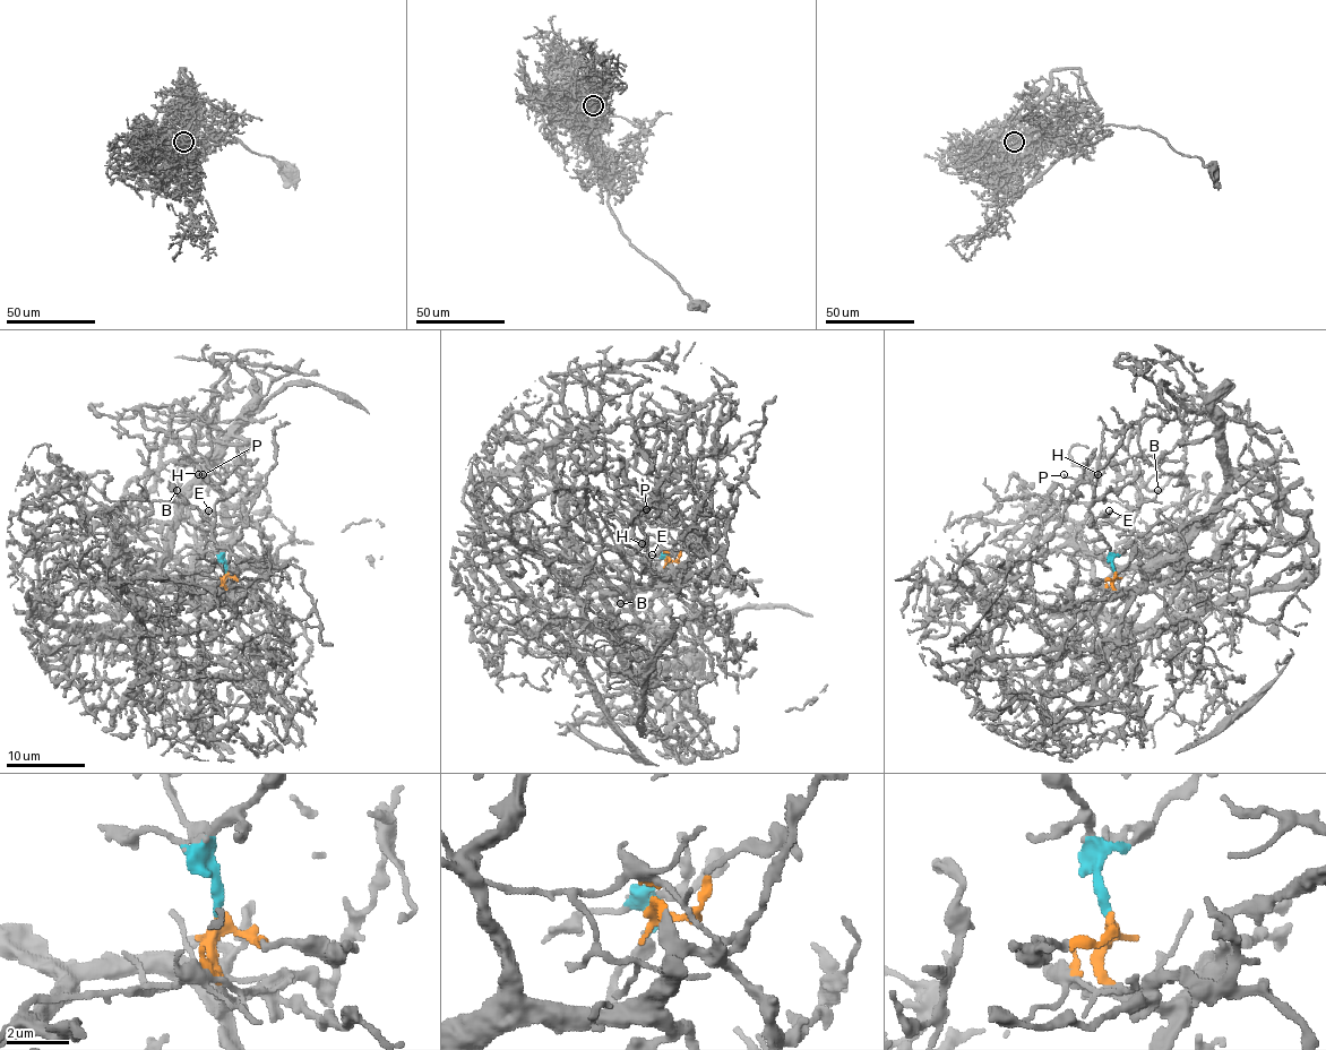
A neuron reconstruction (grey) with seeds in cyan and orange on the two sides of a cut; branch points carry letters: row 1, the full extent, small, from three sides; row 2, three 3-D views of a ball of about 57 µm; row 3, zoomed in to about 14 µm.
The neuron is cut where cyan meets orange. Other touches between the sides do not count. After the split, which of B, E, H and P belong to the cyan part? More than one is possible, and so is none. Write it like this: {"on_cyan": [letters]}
{"on_cyan": ["E"]}

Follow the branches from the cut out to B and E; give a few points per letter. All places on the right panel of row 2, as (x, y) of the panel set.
B: (1116, 571), (1113, 587), (1129, 595), (1145, 573), (1103, 564), (1079, 527), (1113, 522), (1156, 490)
E: (1113, 571), (1111, 551), (1094, 522), (1110, 509)

